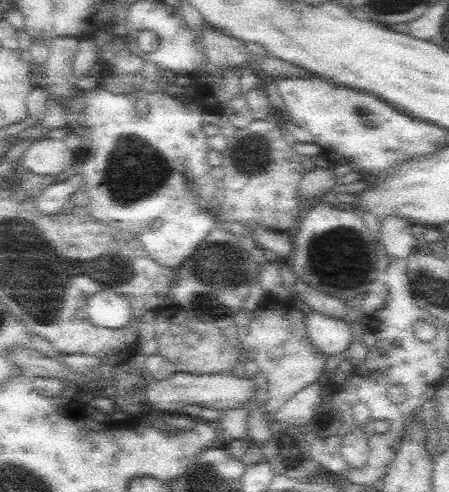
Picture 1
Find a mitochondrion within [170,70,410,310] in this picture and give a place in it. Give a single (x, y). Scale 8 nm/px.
(331, 252)

